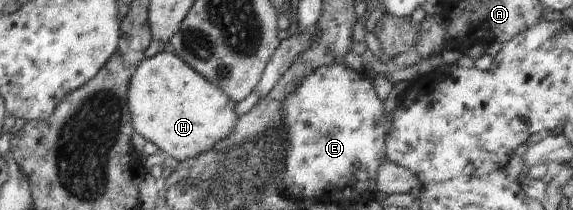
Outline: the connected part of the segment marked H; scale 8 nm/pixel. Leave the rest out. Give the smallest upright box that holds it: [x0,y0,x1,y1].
[127,51,238,162]

